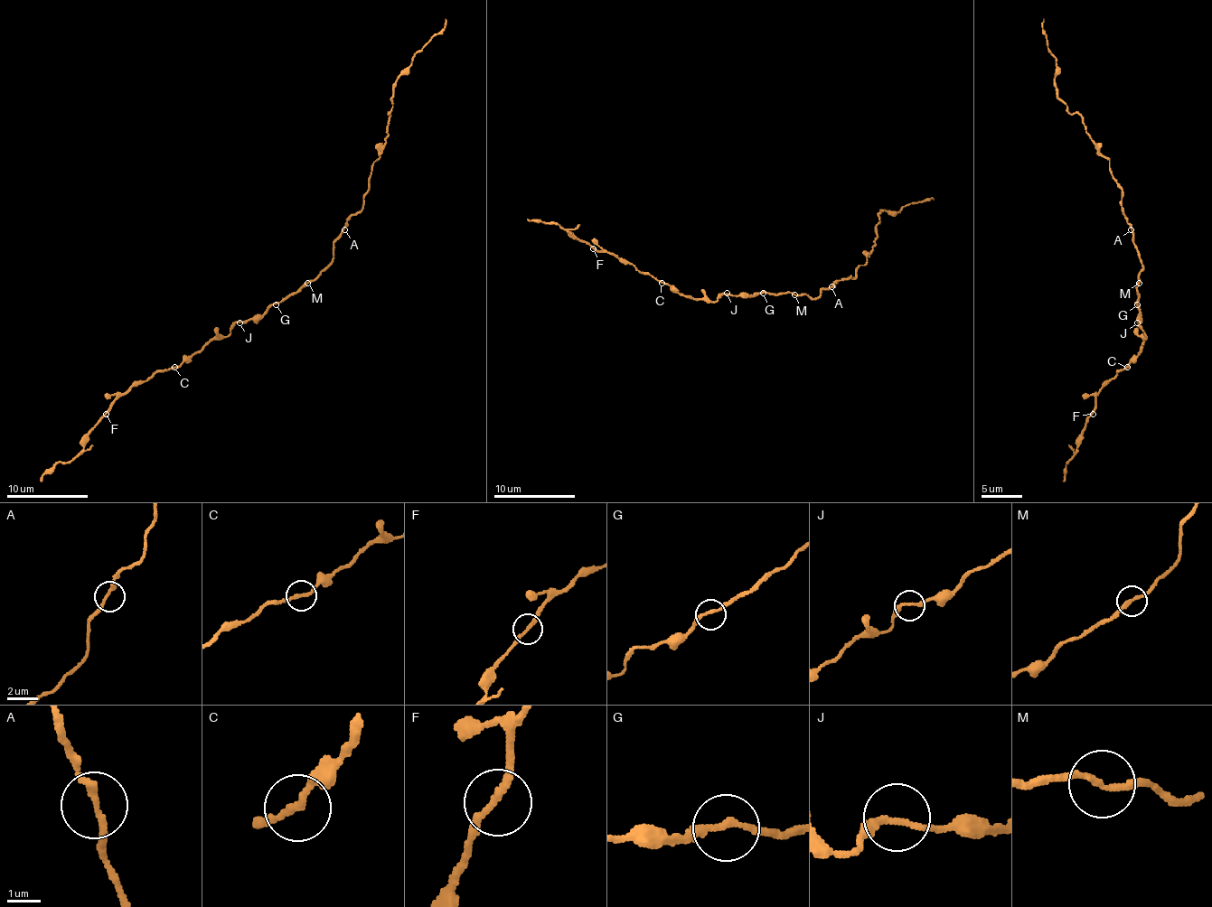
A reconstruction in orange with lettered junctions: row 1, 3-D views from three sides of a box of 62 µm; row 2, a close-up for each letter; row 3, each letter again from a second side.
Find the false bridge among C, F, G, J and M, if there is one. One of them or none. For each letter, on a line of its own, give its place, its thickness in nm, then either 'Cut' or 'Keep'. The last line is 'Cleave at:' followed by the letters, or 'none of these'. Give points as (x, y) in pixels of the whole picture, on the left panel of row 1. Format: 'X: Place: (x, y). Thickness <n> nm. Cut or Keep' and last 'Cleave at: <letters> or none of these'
C: Place: (174, 367). Thickness 190 nm. Keep
F: Place: (106, 414). Thickness 200 nm. Keep
G: Place: (276, 304). Thickness 200 nm. Keep
J: Place: (239, 322). Thickness 200 nm. Keep
M: Place: (307, 283). Thickness 200 nm. Cut
Cleave at: M

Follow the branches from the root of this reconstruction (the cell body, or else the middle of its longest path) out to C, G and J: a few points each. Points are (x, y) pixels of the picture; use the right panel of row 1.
C: (1137, 288), (1139, 324), (1145, 337), (1143, 347), (1127, 367)
G: (1137, 288), (1137, 304)
J: (1137, 288), (1137, 322)

